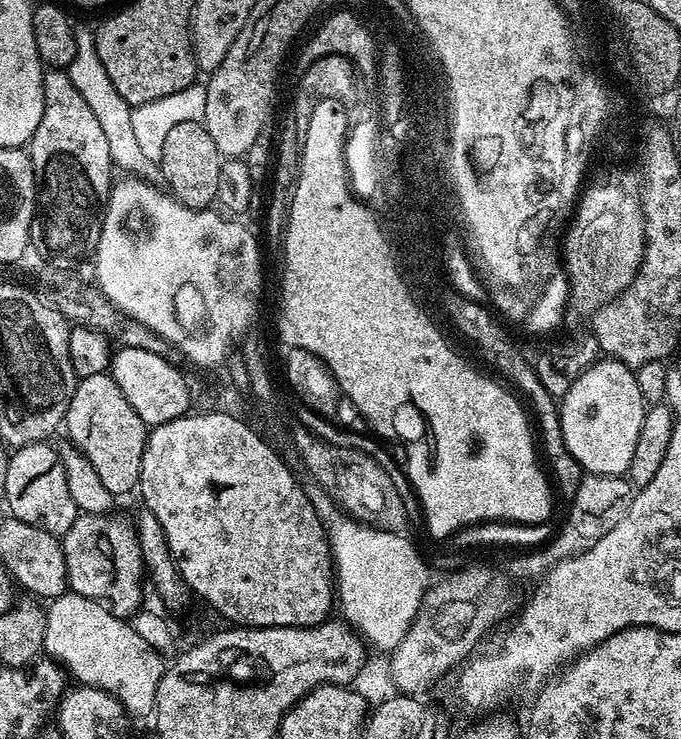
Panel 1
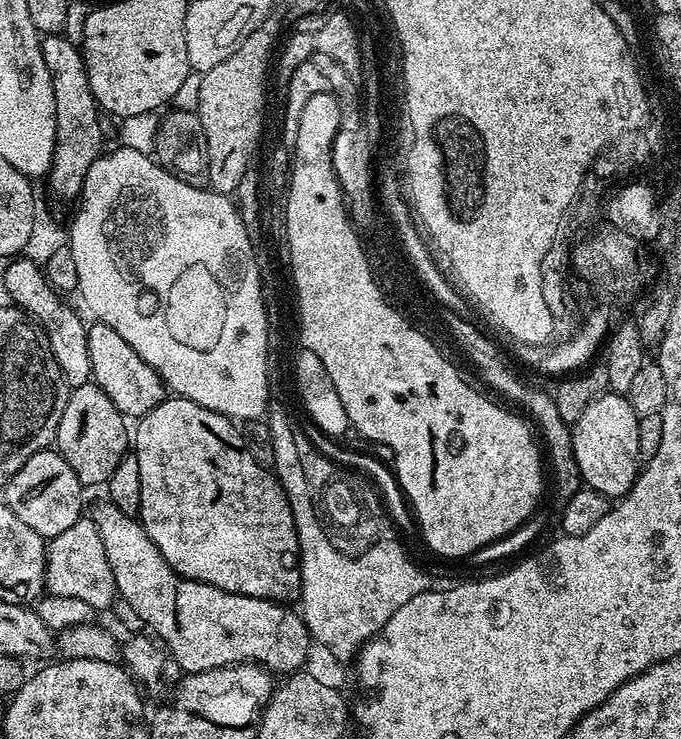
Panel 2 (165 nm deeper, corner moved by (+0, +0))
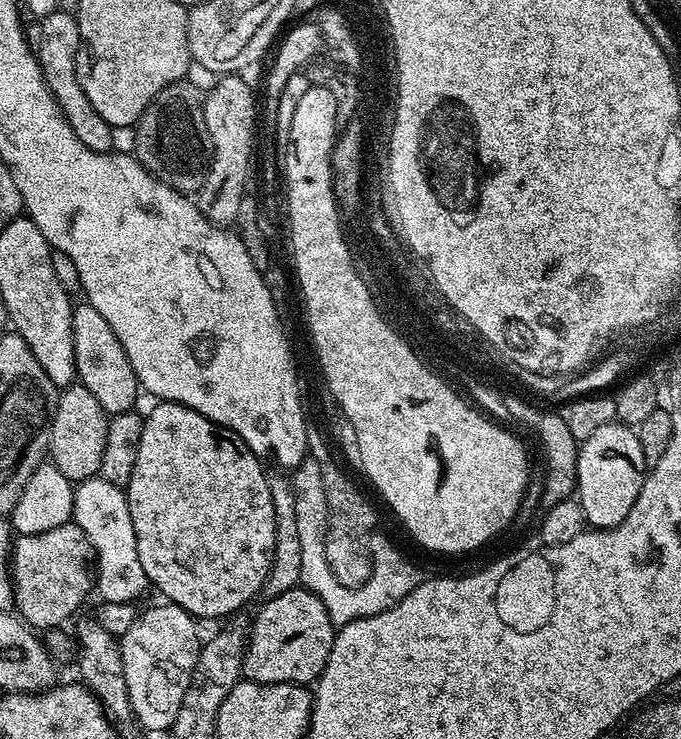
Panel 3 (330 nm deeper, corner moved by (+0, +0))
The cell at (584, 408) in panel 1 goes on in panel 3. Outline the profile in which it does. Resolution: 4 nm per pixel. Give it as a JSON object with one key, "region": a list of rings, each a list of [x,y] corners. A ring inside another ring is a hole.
{"region":[[[613,422],[594,430],[579,445],[578,478],[575,495],[584,511],[584,519],[592,528],[613,528],[630,514],[630,506],[644,485],[646,465],[642,458],[639,435],[626,424]]]}

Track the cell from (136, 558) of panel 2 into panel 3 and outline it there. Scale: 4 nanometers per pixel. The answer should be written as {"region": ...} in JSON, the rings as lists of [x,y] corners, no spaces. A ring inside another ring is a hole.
{"region":[[[297,586],[272,600],[265,600],[256,612],[256,621],[250,628],[250,647],[244,653],[243,679],[259,684],[303,684],[311,685],[320,679],[322,670],[330,658],[330,646],[336,637],[336,628],[326,614],[319,598],[303,586]]]}

